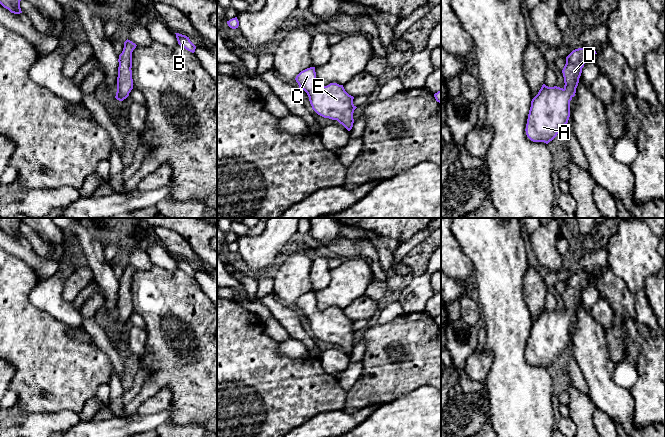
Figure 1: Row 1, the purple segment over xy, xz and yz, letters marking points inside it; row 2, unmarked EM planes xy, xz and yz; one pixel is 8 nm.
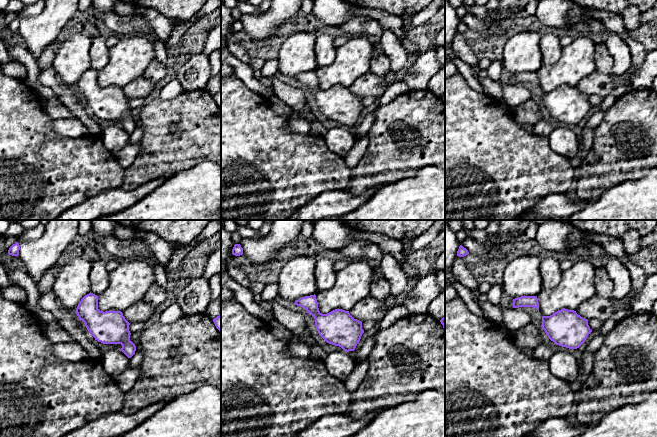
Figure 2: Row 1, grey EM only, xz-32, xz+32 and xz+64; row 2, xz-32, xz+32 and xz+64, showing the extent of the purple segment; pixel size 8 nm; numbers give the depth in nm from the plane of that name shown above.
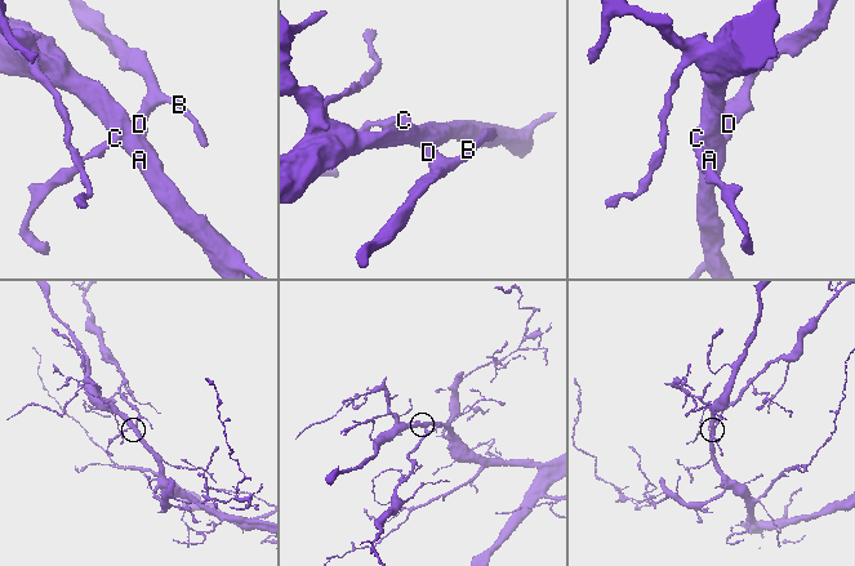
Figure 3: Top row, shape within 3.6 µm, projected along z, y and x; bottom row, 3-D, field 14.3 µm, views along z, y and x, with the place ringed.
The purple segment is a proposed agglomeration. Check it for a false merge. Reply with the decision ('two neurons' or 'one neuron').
one neuron

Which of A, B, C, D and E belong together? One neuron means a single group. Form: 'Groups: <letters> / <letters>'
Groups: A B C D E

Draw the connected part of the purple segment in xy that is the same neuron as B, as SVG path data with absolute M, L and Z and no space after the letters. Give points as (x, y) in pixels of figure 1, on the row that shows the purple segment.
M175 33L175 34L176 34L178 44L180 46L182 46L183 48L185 48L186 50L192 53L195 52L196 46L190 41L189 37L179 33Z

